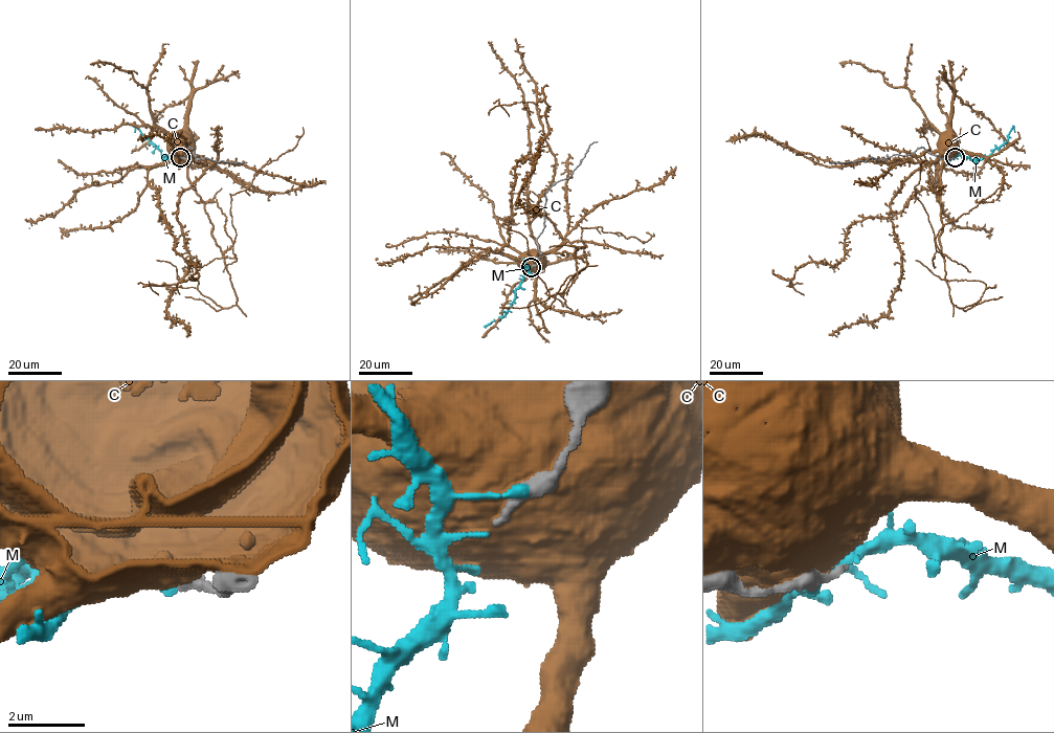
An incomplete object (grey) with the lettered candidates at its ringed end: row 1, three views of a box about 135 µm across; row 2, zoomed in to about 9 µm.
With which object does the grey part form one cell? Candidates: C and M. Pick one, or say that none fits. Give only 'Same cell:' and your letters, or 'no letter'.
Same cell: no letter

